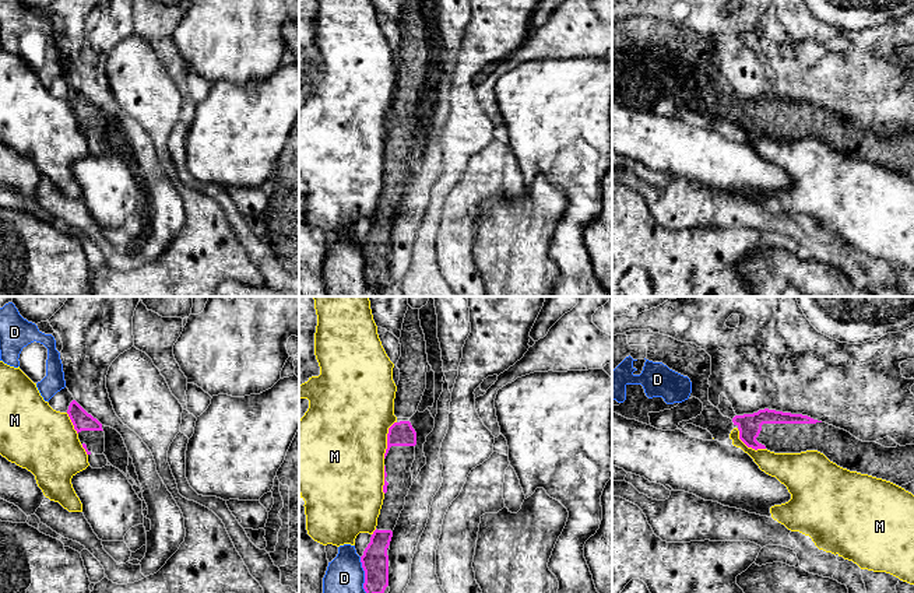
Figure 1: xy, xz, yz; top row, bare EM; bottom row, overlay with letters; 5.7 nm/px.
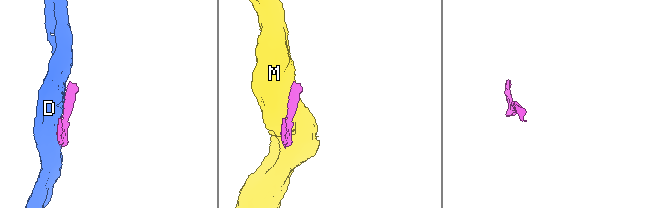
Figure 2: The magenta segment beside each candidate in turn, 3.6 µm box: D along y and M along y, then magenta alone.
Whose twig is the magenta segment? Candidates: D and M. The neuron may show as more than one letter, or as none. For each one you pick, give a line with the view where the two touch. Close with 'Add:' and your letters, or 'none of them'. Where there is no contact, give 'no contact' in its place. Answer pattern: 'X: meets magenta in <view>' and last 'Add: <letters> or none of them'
Add: none of them

